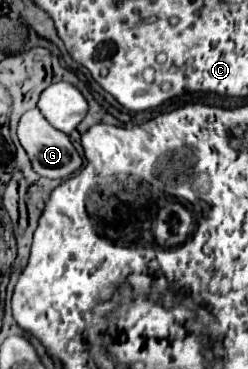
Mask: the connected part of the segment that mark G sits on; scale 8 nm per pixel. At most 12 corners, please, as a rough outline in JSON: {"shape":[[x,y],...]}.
{"shape":[[37,108],[21,116],[19,142],[43,178],[83,164],[69,136]]}

